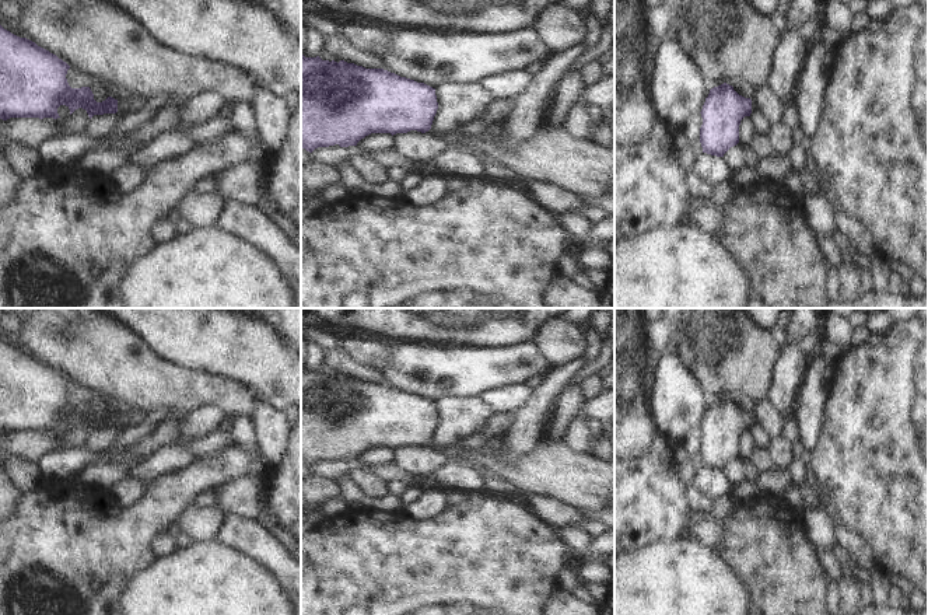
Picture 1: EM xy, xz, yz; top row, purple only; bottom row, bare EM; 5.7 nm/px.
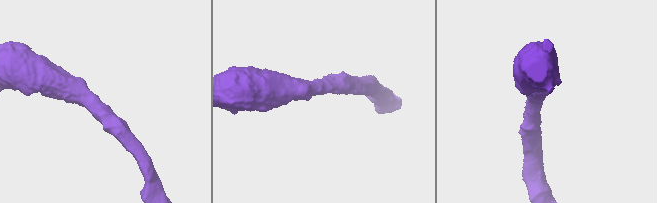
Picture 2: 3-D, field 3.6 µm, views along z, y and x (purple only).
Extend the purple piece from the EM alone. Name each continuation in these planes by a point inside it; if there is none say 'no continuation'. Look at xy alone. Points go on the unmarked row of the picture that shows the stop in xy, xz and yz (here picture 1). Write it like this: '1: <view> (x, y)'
1: xy (133, 418).

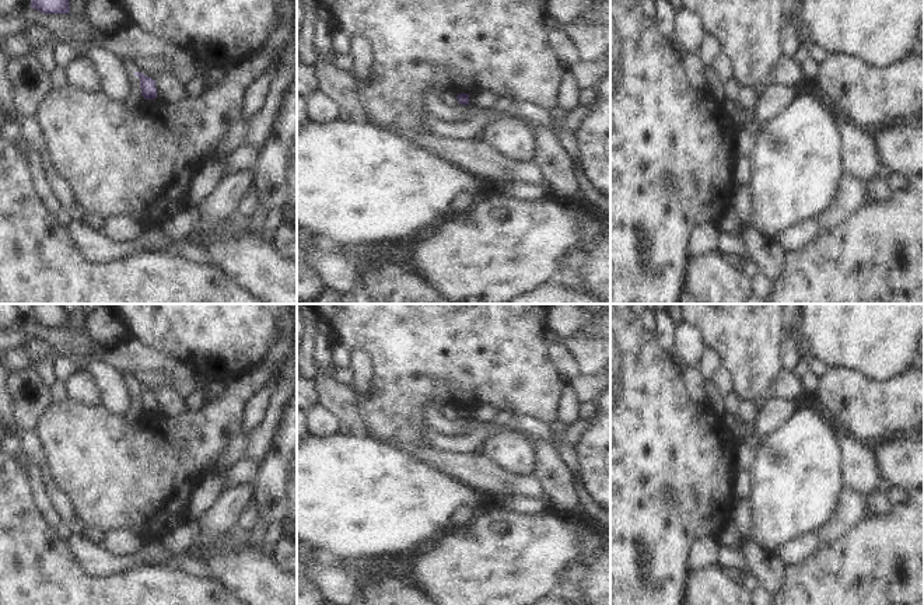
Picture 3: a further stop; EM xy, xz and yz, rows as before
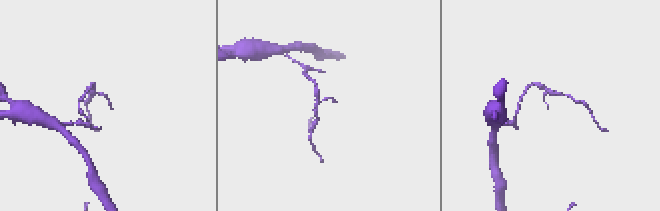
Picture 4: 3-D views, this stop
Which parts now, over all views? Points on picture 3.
no continuation.

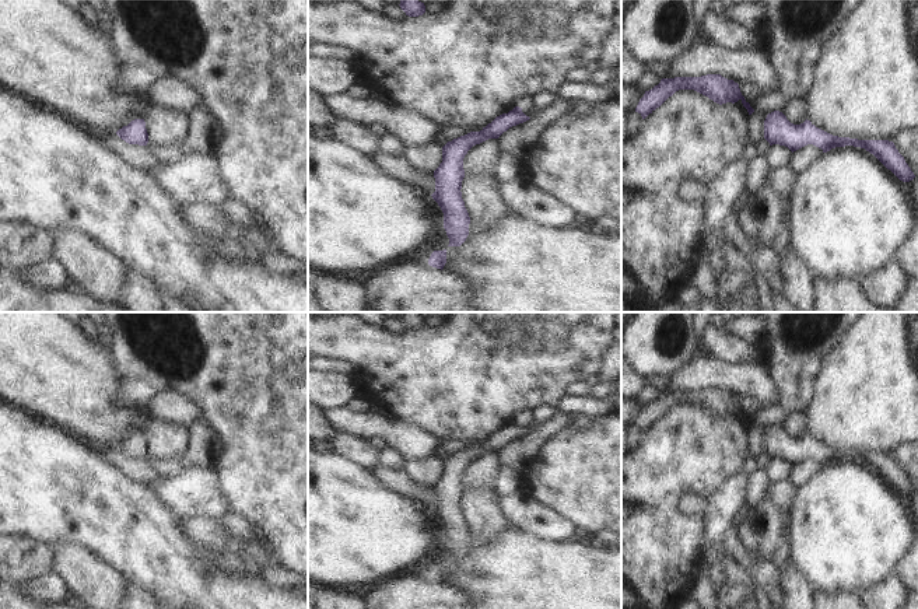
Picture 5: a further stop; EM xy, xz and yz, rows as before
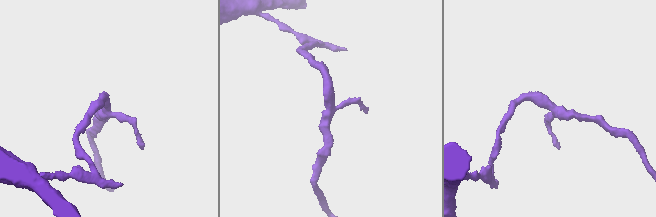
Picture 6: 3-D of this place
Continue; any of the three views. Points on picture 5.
no continuation.

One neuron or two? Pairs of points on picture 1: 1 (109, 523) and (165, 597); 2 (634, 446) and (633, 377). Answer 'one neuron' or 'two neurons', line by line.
1: two neurons
2: one neuron

